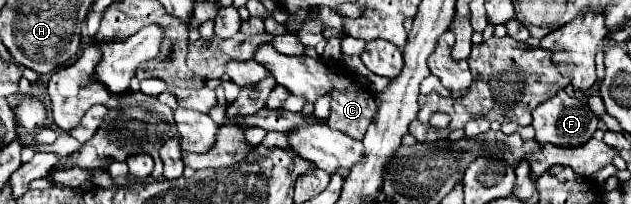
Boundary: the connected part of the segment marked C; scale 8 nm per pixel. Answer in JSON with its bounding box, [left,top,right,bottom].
[253,43,377,139]

